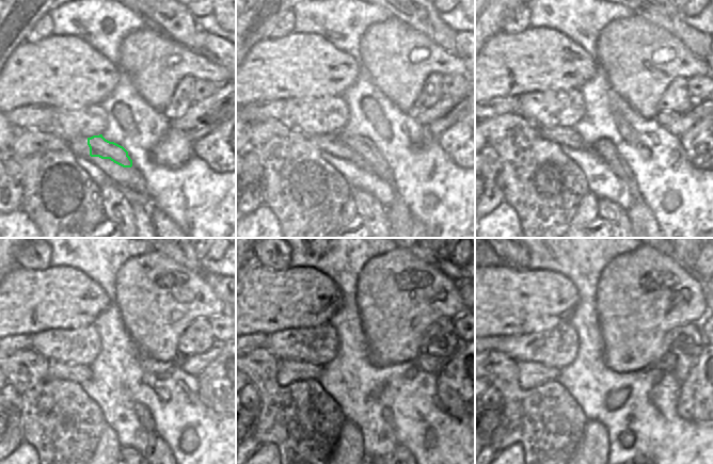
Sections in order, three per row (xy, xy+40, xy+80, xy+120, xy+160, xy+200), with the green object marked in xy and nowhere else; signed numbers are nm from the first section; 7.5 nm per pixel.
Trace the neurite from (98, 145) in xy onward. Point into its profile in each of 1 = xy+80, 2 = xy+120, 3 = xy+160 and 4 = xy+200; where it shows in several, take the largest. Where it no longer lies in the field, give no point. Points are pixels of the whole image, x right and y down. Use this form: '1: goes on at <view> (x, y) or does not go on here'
1: goes on at xy+80 (604, 148)
2: goes on at xy+120 (77, 372)
3: goes on at xy+160 (288, 370)
4: goes on at xy+200 (531, 373)

